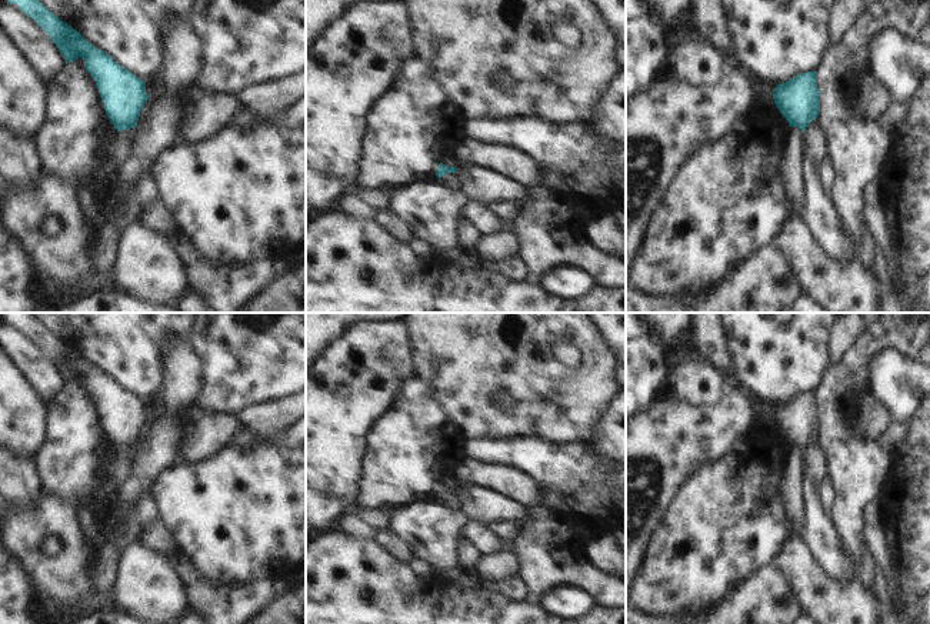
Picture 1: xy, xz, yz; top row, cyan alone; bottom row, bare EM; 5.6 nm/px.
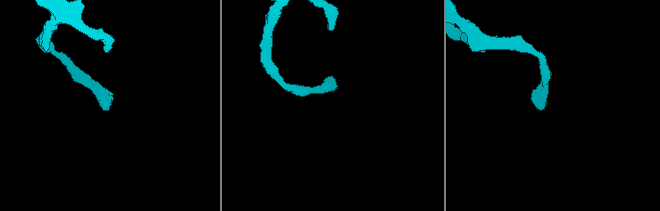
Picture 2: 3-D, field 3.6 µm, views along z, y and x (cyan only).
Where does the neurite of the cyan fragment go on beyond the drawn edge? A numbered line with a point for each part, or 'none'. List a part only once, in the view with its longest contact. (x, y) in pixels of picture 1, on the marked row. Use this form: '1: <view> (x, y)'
none

